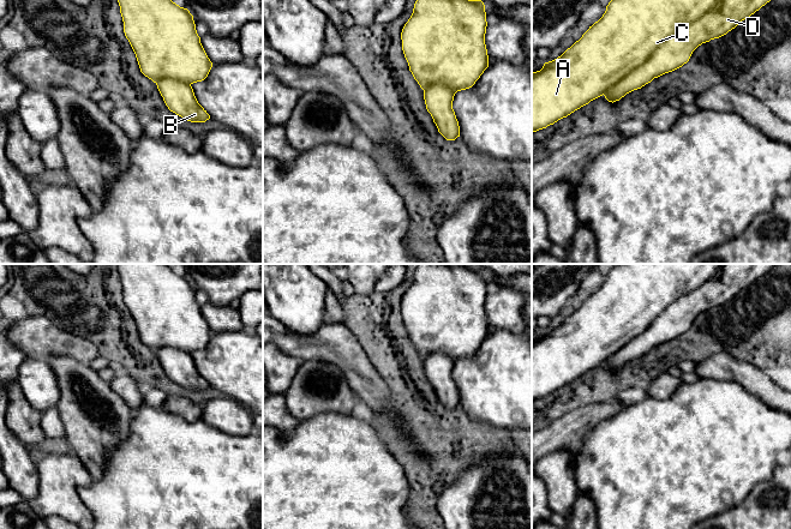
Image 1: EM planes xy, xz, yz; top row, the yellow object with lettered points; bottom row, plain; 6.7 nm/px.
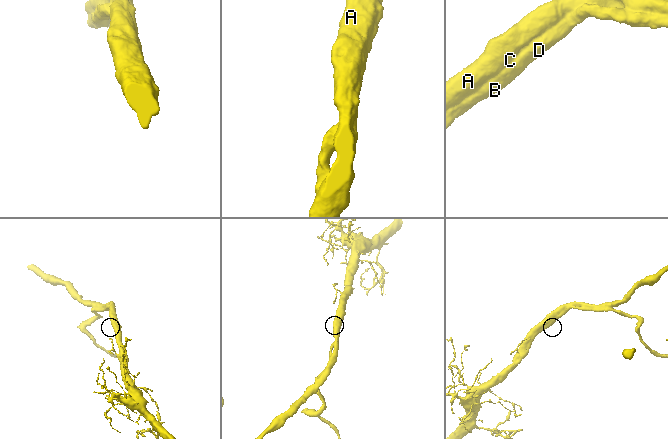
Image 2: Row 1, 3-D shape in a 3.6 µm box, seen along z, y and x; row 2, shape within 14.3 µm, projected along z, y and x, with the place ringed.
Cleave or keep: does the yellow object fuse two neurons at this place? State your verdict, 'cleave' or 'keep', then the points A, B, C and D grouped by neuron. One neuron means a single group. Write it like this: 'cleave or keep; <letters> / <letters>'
keep; A B C D

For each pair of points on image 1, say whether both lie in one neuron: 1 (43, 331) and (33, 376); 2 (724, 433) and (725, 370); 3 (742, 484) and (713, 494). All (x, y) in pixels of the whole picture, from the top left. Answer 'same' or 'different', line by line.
1: different
2: different
3: same

